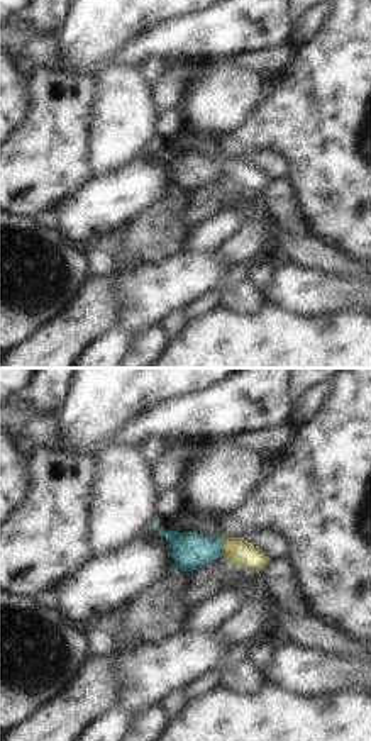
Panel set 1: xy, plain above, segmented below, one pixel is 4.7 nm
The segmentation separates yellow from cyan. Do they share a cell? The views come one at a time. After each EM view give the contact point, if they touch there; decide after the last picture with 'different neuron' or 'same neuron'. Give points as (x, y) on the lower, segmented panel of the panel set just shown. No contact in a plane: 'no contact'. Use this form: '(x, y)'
(224, 546)

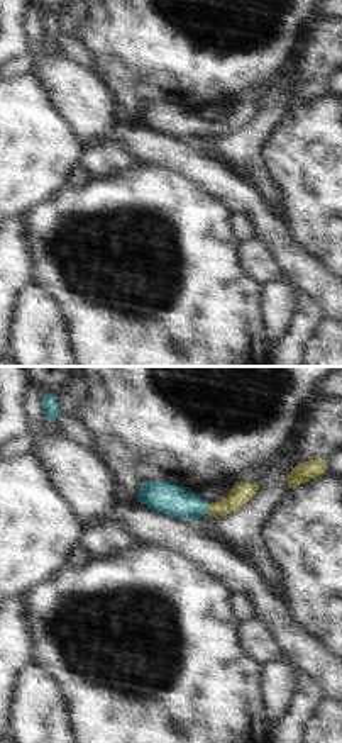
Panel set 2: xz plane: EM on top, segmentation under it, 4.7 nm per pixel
(209, 511)

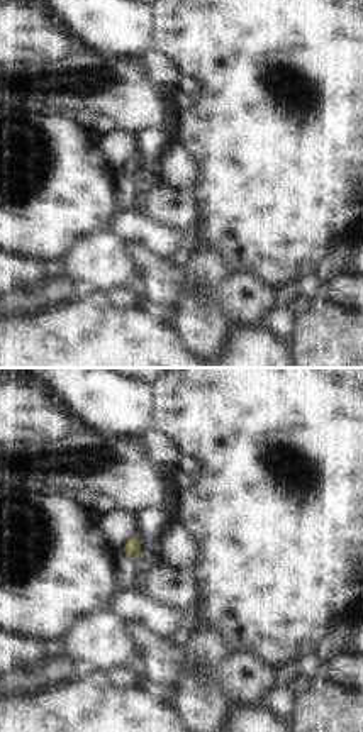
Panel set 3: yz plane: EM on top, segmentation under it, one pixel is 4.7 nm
no contact

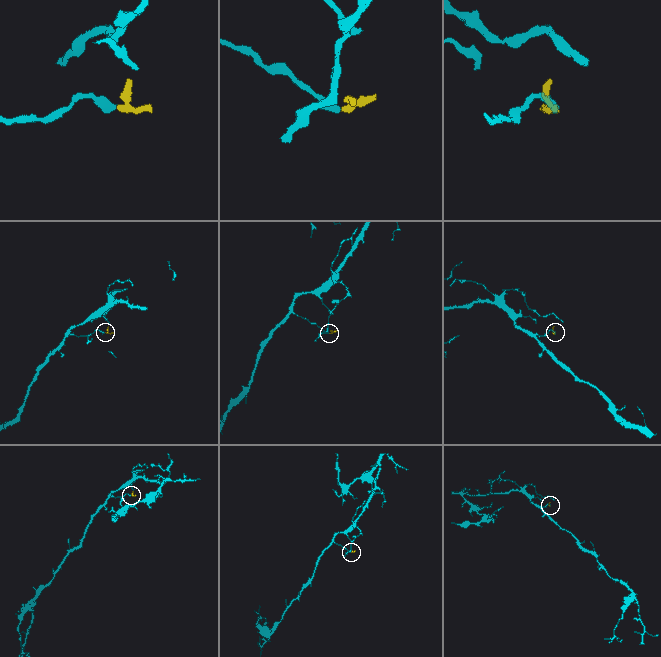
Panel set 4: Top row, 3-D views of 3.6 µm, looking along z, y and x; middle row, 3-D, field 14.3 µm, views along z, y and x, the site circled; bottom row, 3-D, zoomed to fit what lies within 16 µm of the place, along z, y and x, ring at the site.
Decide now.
same neuron

